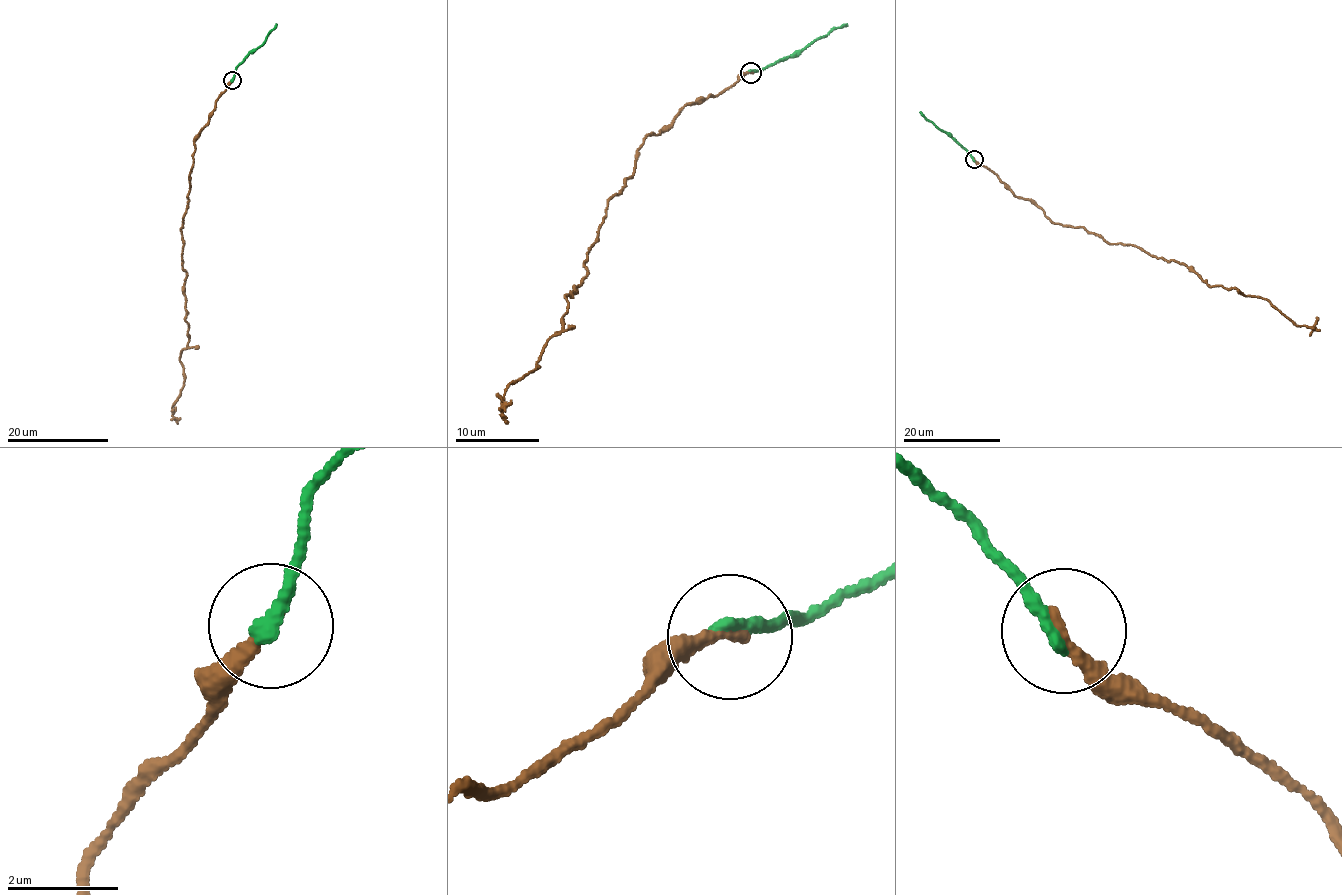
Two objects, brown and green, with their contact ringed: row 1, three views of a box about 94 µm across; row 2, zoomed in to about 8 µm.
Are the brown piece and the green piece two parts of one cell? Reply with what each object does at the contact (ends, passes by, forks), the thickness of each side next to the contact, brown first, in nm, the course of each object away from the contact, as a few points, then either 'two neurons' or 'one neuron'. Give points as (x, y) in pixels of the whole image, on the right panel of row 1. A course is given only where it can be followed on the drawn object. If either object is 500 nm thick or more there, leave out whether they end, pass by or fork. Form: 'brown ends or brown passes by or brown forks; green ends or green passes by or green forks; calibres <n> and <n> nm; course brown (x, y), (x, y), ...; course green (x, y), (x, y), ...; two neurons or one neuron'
brown ends; green ends; calibres 240 and 300 nm; course brown (974, 159), (1053, 222), (1184, 263), (1213, 287), (1260, 296), (1297, 325), (1316, 329), (1310, 336); course green (974, 159), (950, 135), (938, 129), (919, 112); one neuron

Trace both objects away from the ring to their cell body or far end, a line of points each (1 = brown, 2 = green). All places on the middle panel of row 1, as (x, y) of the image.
1: (750, 72), (646, 137), (632, 177), (609, 199), (562, 332), (534, 371), (510, 385), (500, 409), (496, 393)
2: (750, 72), (796, 55), (815, 38), (847, 23)

